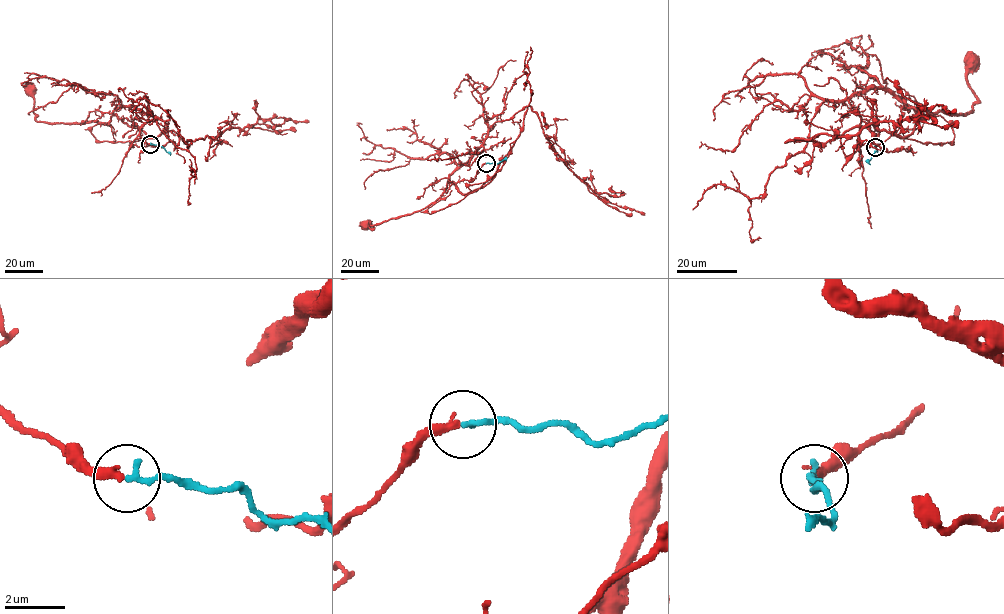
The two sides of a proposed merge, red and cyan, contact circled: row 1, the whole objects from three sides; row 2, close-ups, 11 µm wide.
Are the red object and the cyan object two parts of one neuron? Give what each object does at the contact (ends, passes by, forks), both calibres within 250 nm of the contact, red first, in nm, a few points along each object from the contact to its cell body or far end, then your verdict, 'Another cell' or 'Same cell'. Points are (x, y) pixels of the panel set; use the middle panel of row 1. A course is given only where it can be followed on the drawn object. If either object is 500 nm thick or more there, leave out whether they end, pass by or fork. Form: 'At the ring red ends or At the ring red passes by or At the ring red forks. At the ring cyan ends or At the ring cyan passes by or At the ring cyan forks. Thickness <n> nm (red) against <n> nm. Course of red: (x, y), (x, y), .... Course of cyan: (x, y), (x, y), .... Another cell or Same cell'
At the ring red ends. At the ring cyan ends. Thickness 280 nm (red) against 240 nm. Course of red: (485, 163), (472, 181), (449, 181), (447, 189), (428, 206), (372, 224), (373, 228), (368, 223). Course of cyan: (485, 163), (506, 160). Same cell

